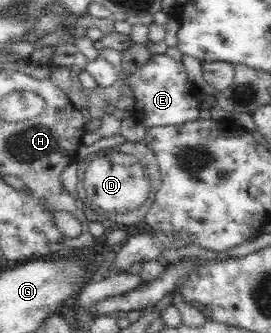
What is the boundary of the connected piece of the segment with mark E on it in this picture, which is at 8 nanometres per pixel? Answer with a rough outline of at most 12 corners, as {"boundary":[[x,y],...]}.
{"boundary":[[152,53],[128,76],[147,128],[197,120],[201,95],[181,61]]}

